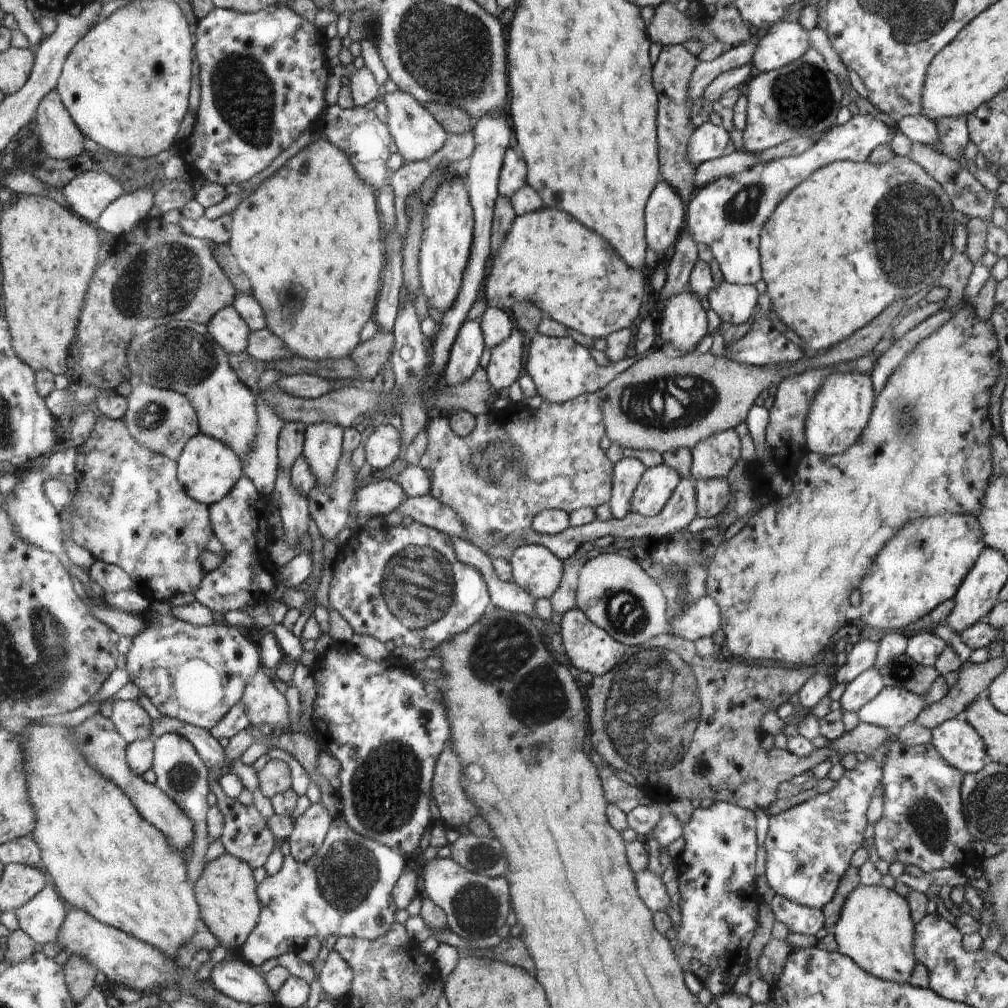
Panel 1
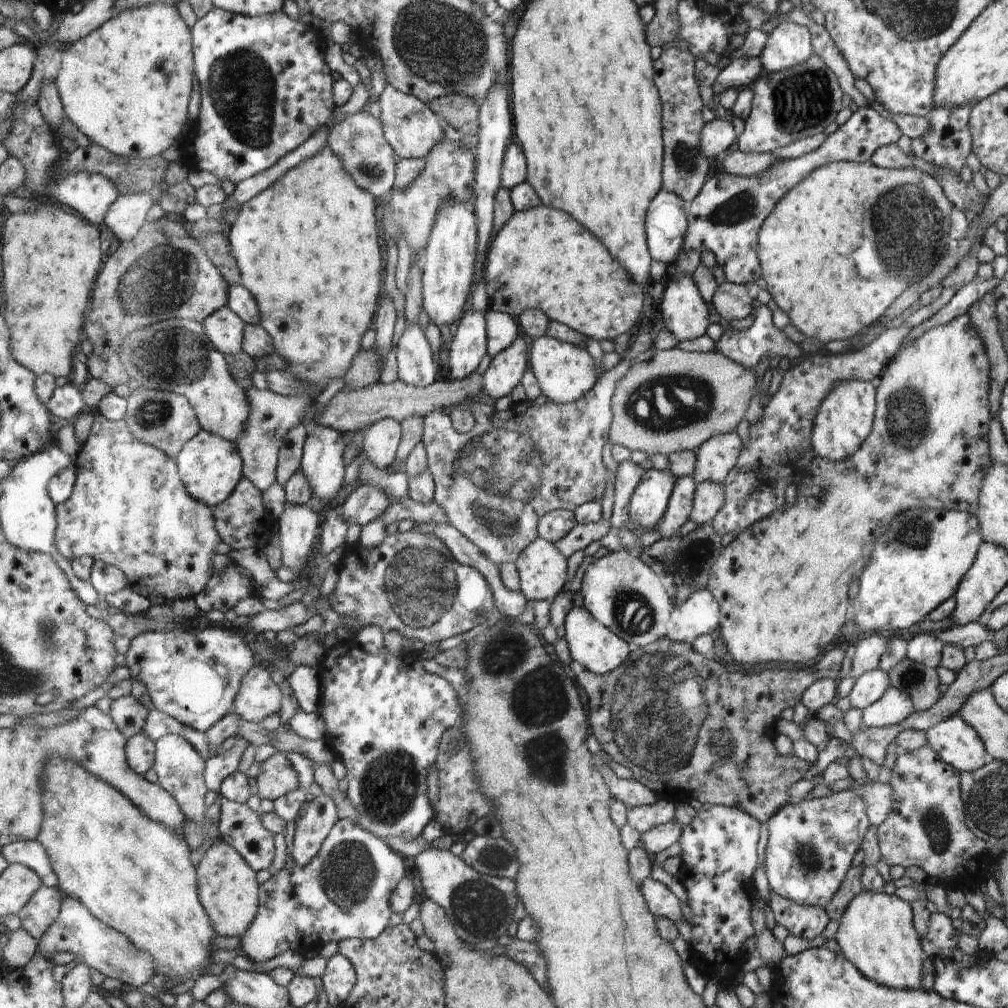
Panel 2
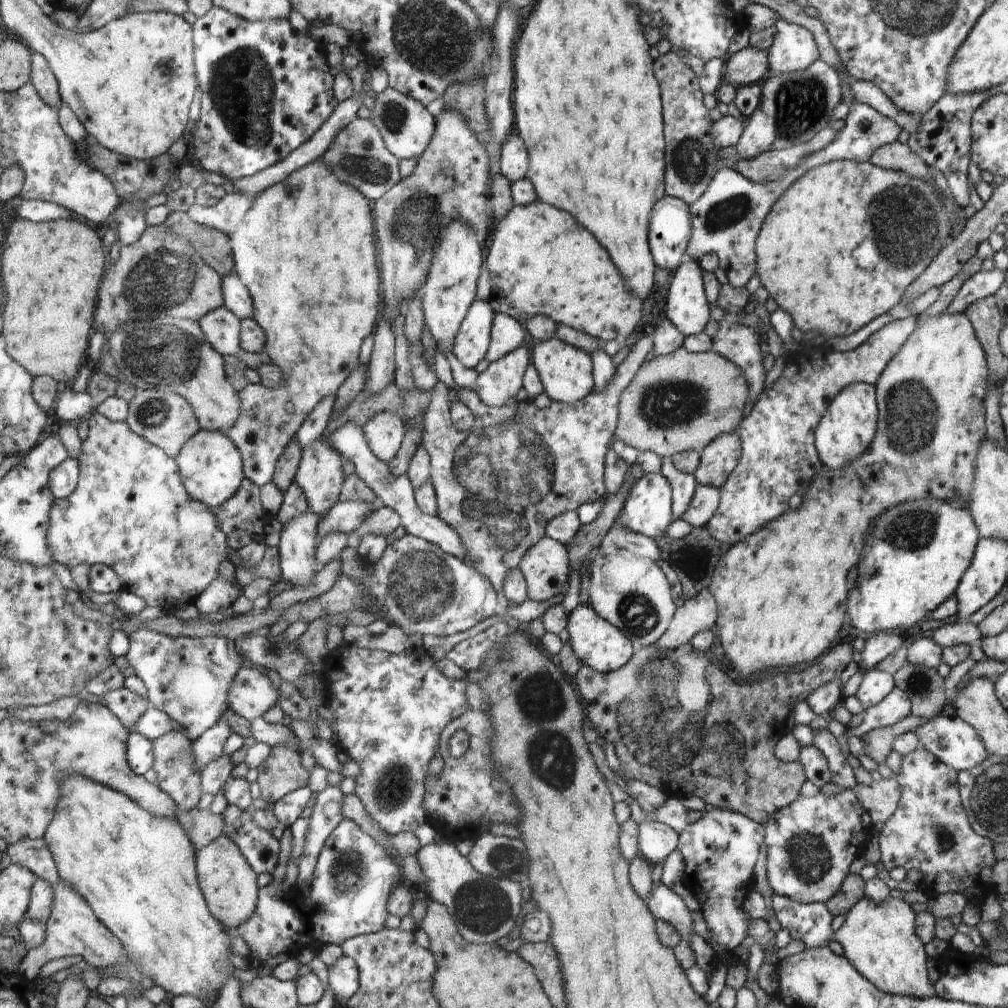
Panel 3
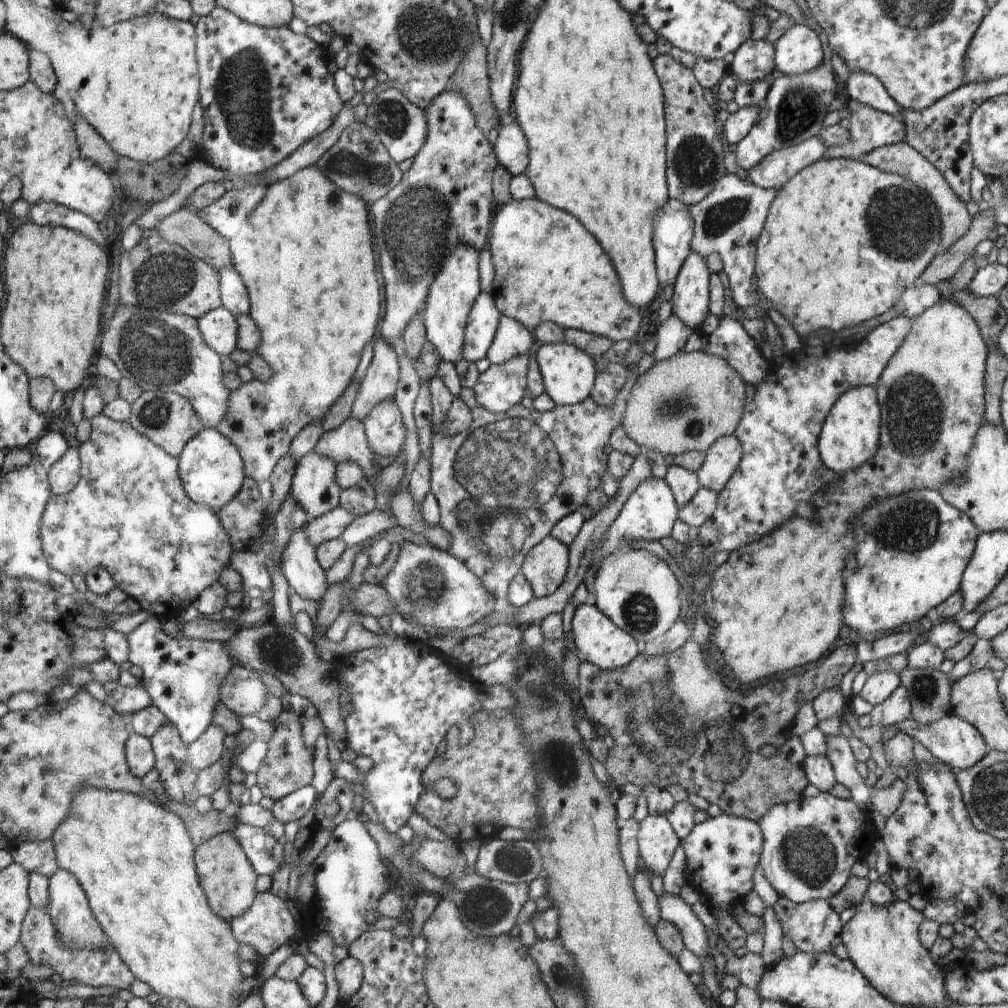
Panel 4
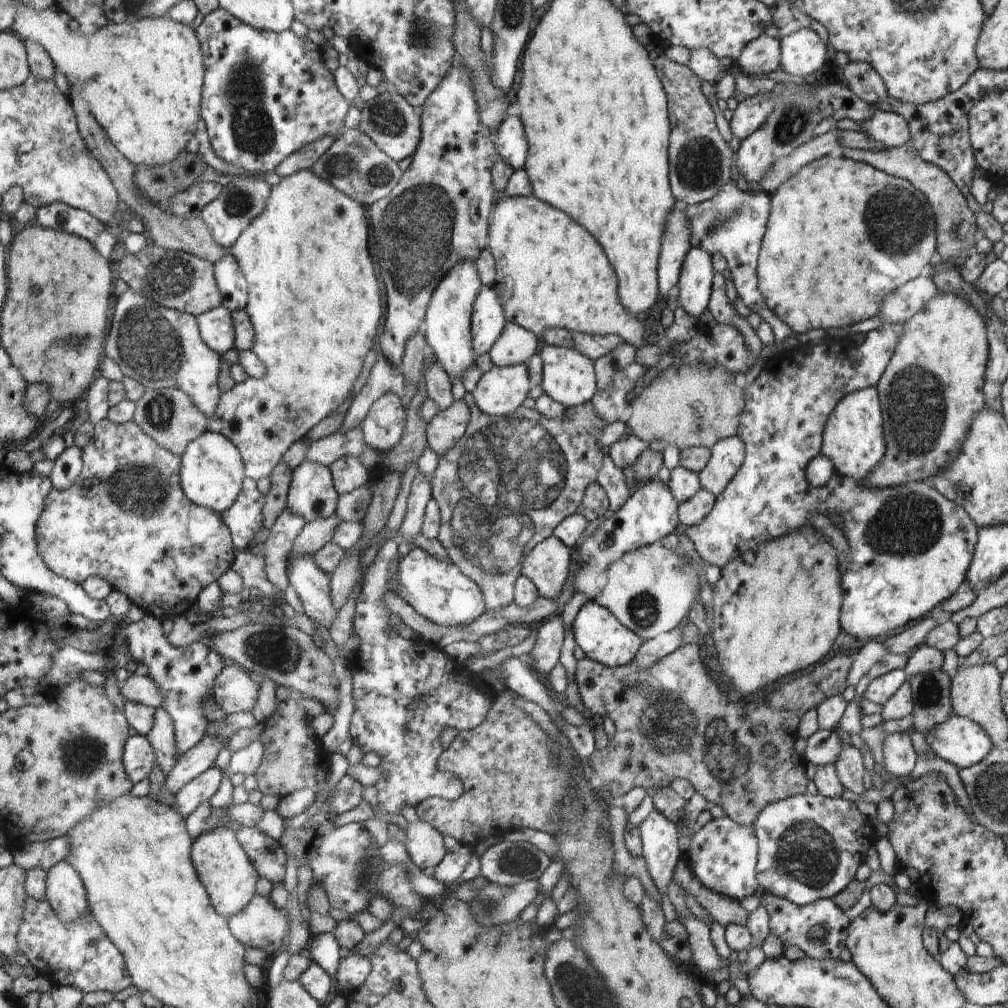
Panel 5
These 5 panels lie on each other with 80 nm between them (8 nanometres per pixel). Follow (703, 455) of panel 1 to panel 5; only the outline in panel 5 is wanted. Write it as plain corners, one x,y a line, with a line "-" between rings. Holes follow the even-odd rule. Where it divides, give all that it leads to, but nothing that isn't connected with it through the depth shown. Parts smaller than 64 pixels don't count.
738,435
718,440
710,449
706,467
697,475
702,489
718,496
728,486
745,459
745,446

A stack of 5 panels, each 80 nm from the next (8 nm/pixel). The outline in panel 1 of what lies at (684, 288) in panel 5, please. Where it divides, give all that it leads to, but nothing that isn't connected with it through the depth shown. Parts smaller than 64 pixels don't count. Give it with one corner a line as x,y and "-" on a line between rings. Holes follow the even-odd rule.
688,288
667,300
659,325
663,344
673,346
683,354
694,351
708,332
706,312
692,294
695,295

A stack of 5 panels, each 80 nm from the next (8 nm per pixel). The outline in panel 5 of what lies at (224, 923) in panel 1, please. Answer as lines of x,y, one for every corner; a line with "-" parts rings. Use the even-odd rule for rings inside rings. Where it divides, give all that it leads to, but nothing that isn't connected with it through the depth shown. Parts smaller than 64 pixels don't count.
216,827
214,830
200,833
194,839
191,858
199,878
210,895
212,906
220,915
227,919
231,918
244,910
253,900
258,874
242,845
234,838
234,832
224,827

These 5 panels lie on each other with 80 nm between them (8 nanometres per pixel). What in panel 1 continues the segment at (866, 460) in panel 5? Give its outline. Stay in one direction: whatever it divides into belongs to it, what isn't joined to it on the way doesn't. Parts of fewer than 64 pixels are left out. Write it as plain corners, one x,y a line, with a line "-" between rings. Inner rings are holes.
836,371
827,376
812,397
812,410
808,410
807,452
826,456
839,455
858,442
868,424
875,401
870,375
860,371

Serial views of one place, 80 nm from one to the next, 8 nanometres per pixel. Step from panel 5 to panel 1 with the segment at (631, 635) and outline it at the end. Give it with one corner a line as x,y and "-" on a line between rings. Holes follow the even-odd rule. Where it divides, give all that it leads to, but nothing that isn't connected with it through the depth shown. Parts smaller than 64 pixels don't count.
578,608
567,610
562,615
559,635
561,636
565,650
565,660
567,663
572,664
578,672
582,671
596,676
611,672
615,666
626,657
628,651
623,643
619,643
612,635
609,635
607,631
596,626
595,623
584,614
584,611

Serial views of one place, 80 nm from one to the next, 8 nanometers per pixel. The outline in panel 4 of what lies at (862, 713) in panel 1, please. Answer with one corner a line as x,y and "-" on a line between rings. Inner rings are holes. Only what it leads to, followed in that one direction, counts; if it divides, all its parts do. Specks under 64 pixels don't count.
900,685
884,702
874,705
869,715
871,726
897,726
910,719
911,700
908,691

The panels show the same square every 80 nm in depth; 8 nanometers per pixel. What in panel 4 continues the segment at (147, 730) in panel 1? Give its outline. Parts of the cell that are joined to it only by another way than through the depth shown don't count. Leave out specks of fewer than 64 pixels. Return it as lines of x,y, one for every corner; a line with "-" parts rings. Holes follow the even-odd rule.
88,683
86,688
92,696
103,703
110,703
116,711
128,718
151,704
151,698
143,684
136,687
117,684
112,692
107,692
100,683

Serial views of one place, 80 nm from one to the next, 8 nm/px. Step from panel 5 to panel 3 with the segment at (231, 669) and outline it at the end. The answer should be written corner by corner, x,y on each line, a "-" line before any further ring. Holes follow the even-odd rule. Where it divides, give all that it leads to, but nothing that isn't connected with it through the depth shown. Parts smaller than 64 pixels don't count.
247,664
240,670
228,692
229,708
252,722
278,704
279,689
272,685
266,673

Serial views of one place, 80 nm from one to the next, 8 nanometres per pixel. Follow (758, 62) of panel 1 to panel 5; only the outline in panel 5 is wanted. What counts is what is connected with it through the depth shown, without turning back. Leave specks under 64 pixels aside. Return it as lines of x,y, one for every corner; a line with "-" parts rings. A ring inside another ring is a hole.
810,27
796,30
779,41
779,70
784,77
806,81
806,76
818,72
828,58
824,42

